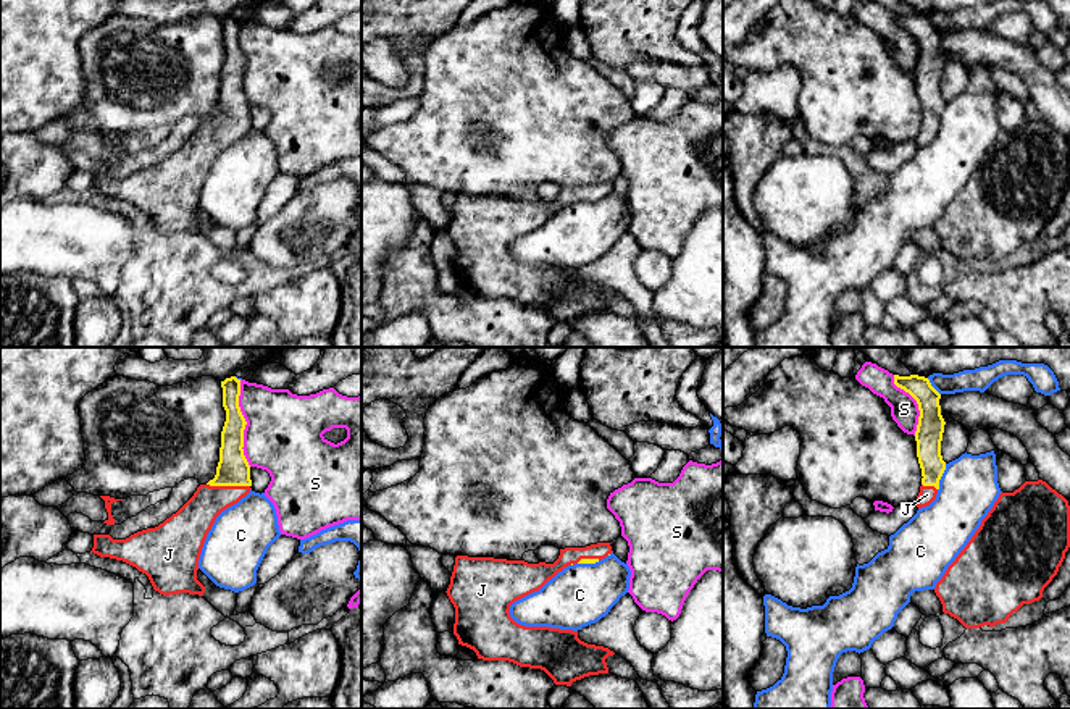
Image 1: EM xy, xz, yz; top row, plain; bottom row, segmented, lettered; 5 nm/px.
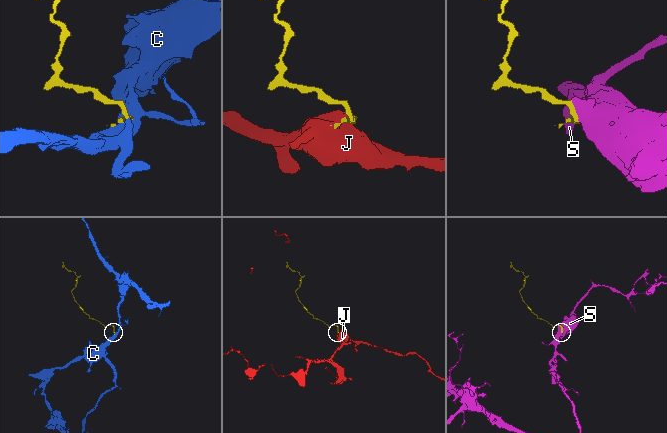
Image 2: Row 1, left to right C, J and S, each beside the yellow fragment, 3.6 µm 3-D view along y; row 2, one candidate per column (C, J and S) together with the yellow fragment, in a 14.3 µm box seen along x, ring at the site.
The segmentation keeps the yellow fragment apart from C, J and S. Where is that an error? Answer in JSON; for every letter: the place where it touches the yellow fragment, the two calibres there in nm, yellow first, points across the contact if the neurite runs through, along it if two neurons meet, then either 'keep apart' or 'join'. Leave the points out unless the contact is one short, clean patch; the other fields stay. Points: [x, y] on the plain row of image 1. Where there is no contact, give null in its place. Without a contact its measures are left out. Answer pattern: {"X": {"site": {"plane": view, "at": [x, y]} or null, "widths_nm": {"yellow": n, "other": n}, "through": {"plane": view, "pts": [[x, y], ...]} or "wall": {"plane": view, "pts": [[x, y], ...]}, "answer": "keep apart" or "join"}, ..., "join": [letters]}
{"C": {"site": {"plane": "yz", "at": [941, 113]}, "widths_nm": {"yellow": 140, "other": 300}, "answer": "keep apart"}, "J": {"site": {"plane": "xy", "at": [228, 123]}, "widths_nm": {"yellow": 160, "other": 180}, "answer": "join"}, "S": {"site": {"plane": "xy", "at": [246, 62]}, "widths_nm": {"yellow": 160, "other": 380}, "answer": "keep apart"}, "join": ["J"]}

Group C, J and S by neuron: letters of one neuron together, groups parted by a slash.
C / J / S

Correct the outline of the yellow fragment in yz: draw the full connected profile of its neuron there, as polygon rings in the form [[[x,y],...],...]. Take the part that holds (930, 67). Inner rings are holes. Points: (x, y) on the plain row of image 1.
[[[894,13],[894,23],[909,31],[917,39],[920,48],[915,79],[923,116],[915,142],[922,147],[936,137],[939,118],[946,108],[946,100],[941,94],[946,63],[939,44],[941,32],[931,24],[928,16],[918,13]]]

